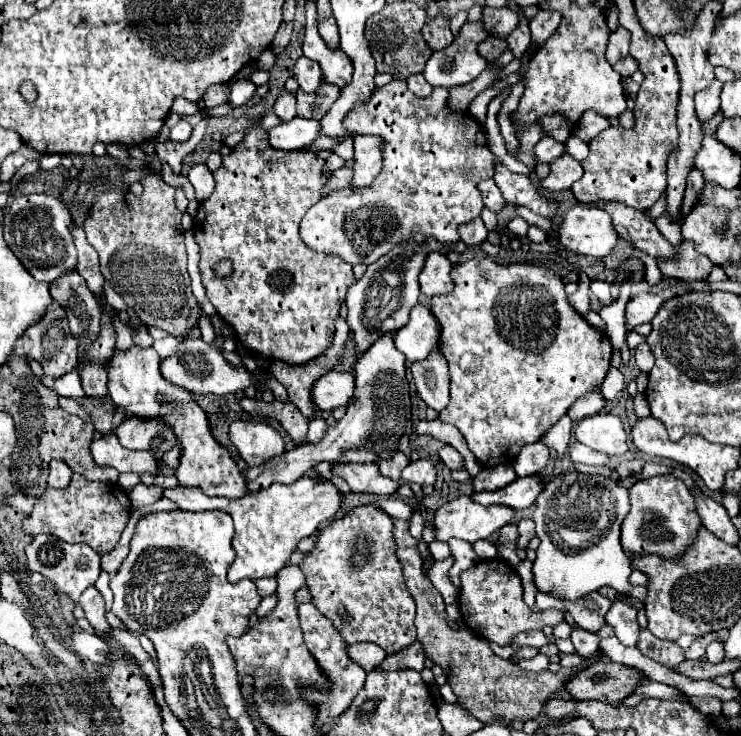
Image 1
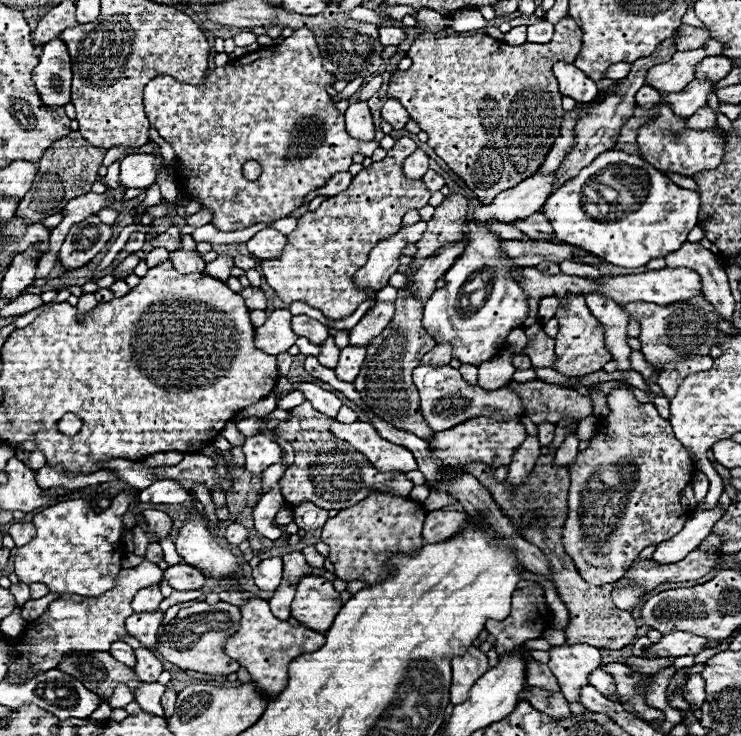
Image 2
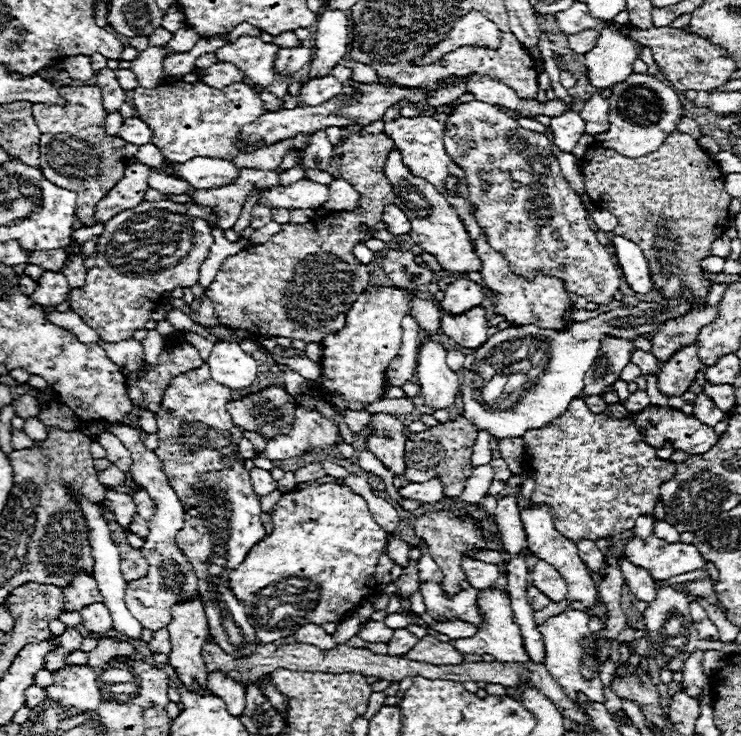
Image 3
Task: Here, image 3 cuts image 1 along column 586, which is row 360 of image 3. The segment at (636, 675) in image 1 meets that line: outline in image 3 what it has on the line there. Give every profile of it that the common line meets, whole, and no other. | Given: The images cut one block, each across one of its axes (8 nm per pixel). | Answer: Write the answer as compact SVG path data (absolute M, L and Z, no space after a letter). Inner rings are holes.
M696 344L680 348L664 362L658 374L658 390L666 396L682 396L702 368Z

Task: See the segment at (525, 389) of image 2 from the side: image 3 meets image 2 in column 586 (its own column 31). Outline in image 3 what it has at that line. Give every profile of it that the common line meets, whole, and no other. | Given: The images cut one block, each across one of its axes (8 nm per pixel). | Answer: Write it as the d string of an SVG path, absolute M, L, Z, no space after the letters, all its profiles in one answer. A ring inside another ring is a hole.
M30 394L16 396L14 402L12 402L12 406L14 406L16 416L20 416L20 418L34 418L34 416L38 416L38 412L40 412L36 398L30 396Z

